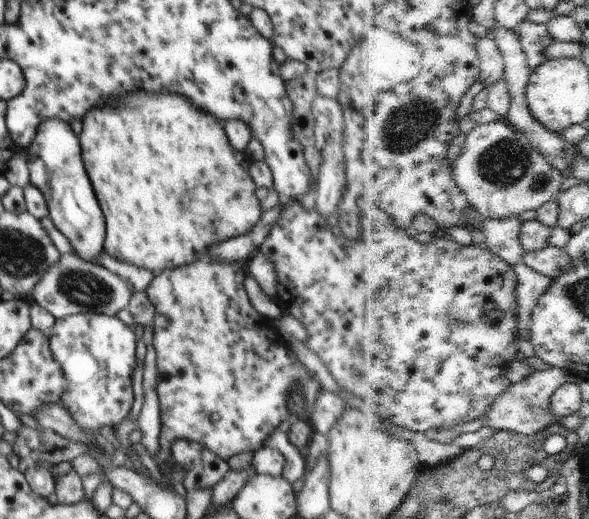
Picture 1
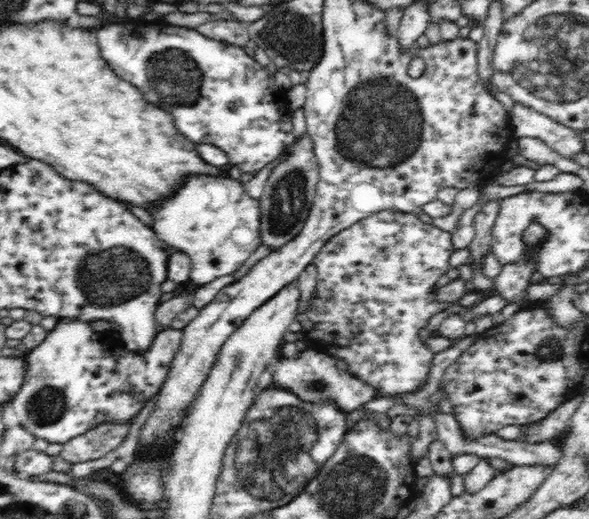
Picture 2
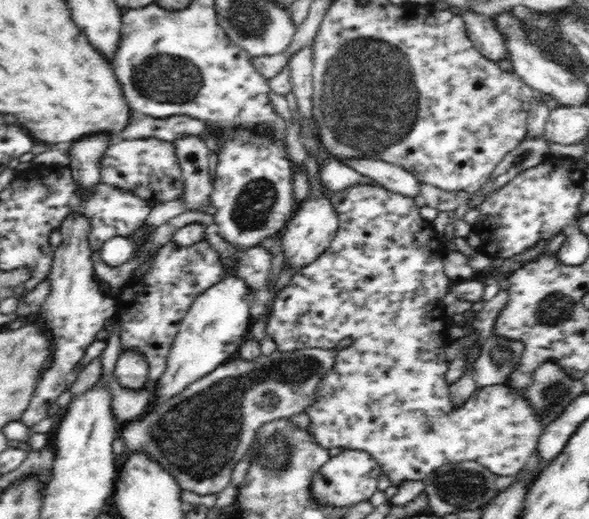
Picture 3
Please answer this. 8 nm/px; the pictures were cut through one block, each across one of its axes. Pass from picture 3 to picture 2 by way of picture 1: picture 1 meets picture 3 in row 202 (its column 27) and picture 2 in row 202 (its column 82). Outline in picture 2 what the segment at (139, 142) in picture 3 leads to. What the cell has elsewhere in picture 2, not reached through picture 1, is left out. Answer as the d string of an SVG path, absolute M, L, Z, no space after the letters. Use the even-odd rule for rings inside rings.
M188 176L180 192L164 200L160 216L160 220L154 220L158 226L152 230L158 239L189 256L192 270L187 282L197 286L234 274L262 244L260 203L244 190L241 181L230 176Z

